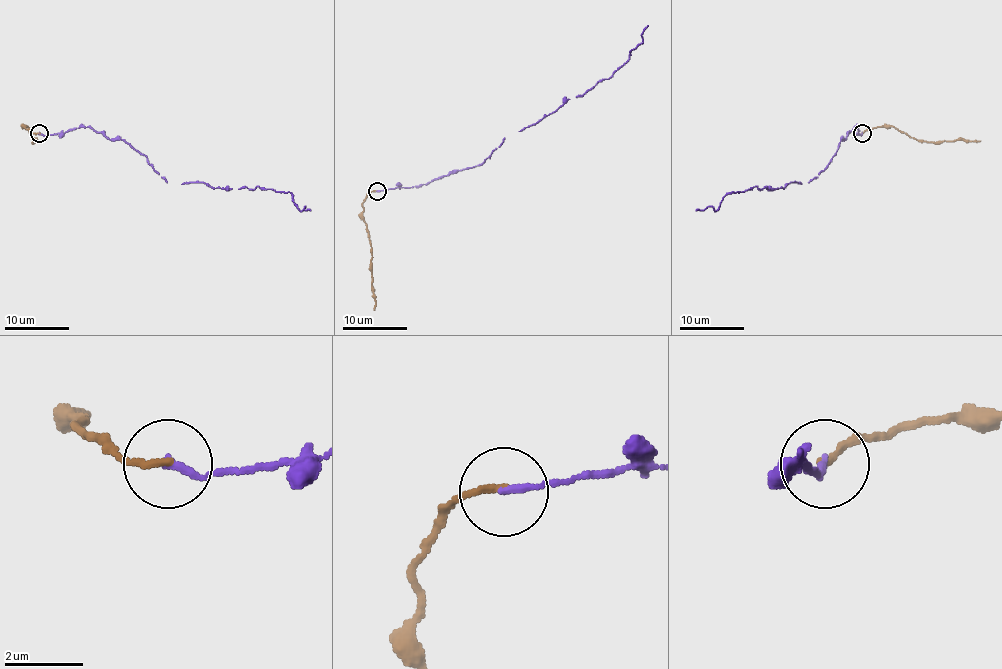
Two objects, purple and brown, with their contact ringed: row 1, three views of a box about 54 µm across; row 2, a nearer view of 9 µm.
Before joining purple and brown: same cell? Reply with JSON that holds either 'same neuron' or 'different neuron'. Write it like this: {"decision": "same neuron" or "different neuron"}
{"decision": "same neuron"}

